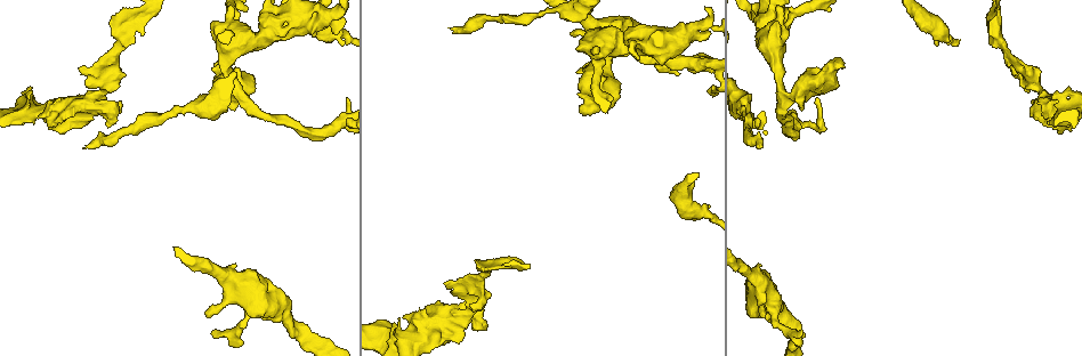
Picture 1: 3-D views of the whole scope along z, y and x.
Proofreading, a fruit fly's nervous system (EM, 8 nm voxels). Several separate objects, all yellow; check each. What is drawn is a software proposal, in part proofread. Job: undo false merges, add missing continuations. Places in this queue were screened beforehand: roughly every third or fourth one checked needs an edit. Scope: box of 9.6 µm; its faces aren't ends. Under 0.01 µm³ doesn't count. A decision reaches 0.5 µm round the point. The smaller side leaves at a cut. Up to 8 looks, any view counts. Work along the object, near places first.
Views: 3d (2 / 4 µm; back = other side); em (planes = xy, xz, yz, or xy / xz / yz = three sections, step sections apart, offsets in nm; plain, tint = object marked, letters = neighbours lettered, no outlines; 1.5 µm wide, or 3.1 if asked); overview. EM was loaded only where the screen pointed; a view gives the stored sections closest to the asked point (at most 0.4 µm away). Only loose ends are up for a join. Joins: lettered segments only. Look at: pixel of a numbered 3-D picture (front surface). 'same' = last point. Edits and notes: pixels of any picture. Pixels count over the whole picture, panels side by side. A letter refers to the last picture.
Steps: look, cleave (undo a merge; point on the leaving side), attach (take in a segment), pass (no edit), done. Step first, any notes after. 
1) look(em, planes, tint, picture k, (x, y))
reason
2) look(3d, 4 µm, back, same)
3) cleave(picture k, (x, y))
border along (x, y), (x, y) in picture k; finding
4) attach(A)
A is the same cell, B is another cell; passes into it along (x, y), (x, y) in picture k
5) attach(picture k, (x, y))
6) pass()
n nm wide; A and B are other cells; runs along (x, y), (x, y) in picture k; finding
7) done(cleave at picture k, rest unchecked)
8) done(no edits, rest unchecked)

look(em, yz, step 8, tint, picture 1, (452, 315))

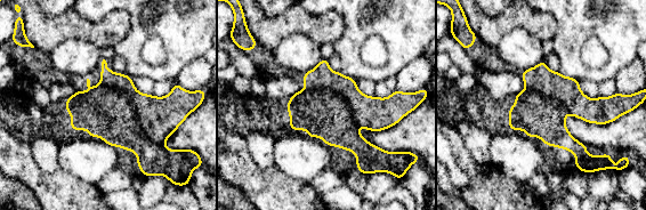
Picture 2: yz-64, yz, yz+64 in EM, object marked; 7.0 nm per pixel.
look(em, planes, letters, same)

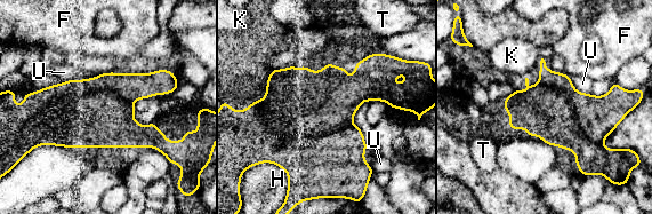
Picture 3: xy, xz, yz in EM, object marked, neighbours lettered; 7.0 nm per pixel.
pass()
F, H, K, T and U are other cells; border along (569, 77), (578, 90), (589, 94) in picture 3; continuous, no second neuron

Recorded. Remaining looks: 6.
look(em, planes, tint, picture 1, (774, 51))
three arms meet

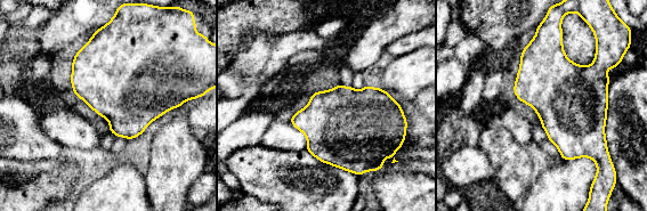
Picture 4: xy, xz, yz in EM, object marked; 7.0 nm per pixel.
look(em, planes, letters, same)

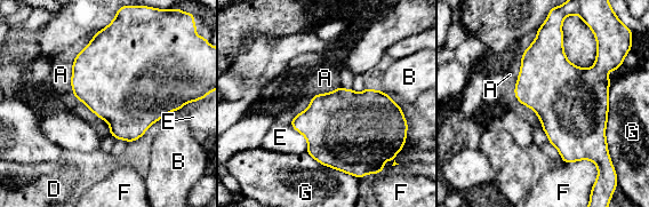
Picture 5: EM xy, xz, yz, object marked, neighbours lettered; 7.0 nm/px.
pass()
500 nm wide; A, B, D, E, F and G are other cells; border along (609, 84), (606, 143), (617, 174) in picture 5; all the same neuron

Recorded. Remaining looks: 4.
look(em, planes, letters, picture 1, (83, 147))
an open end

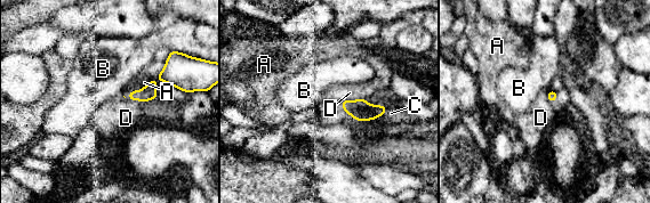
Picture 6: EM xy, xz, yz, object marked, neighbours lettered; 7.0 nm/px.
pass()
A, B, C and D are other cells; none of them fits

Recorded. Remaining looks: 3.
done(no edits, rest unchecked)

